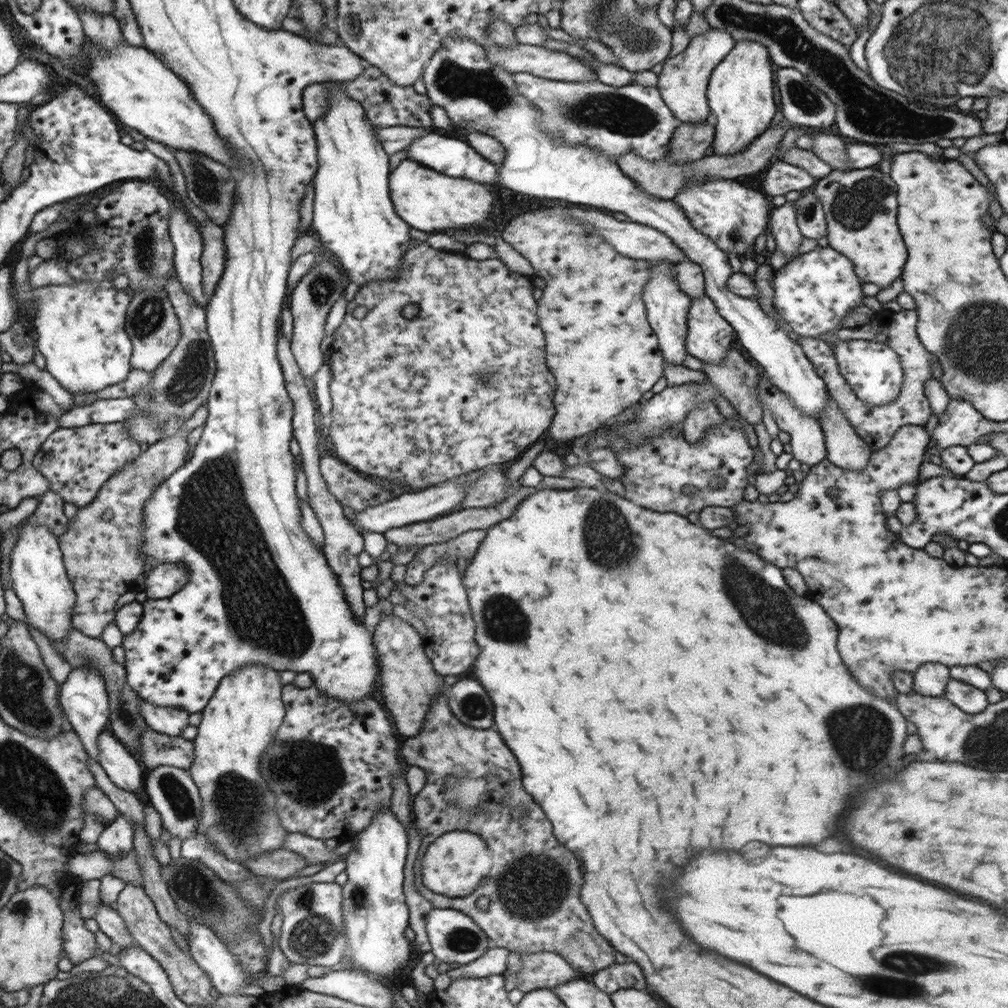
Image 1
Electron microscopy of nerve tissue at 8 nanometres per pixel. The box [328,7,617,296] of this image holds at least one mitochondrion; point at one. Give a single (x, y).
(453, 81)

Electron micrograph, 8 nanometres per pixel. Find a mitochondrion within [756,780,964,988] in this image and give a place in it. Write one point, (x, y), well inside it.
(925, 963)

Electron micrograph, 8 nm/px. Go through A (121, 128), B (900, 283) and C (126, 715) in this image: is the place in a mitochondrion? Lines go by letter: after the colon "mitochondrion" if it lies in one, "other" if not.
A: other
B: other
C: mitochondrion

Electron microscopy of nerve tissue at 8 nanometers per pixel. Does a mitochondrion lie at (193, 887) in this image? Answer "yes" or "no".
yes

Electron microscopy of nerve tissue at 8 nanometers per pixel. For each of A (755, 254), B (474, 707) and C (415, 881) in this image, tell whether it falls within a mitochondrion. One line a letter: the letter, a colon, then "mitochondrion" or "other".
A: other
B: mitochondrion
C: other

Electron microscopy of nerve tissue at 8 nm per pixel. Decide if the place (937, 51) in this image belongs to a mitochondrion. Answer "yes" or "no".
yes

